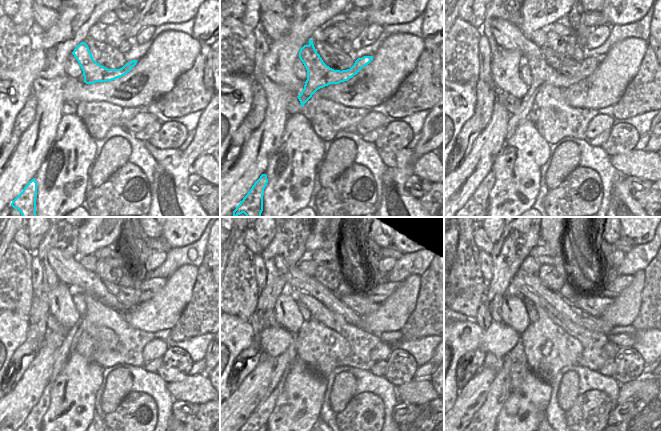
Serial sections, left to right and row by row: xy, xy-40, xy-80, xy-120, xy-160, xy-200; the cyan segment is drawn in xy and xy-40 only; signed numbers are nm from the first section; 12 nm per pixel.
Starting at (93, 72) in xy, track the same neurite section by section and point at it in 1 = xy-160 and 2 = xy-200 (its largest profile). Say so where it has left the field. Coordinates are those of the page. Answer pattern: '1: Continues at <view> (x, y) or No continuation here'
1: Continues at xy-160 (258, 420)
2: Continues at xy-200 (484, 420).

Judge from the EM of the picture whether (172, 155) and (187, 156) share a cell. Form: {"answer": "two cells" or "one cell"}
{"answer": "two cells"}

